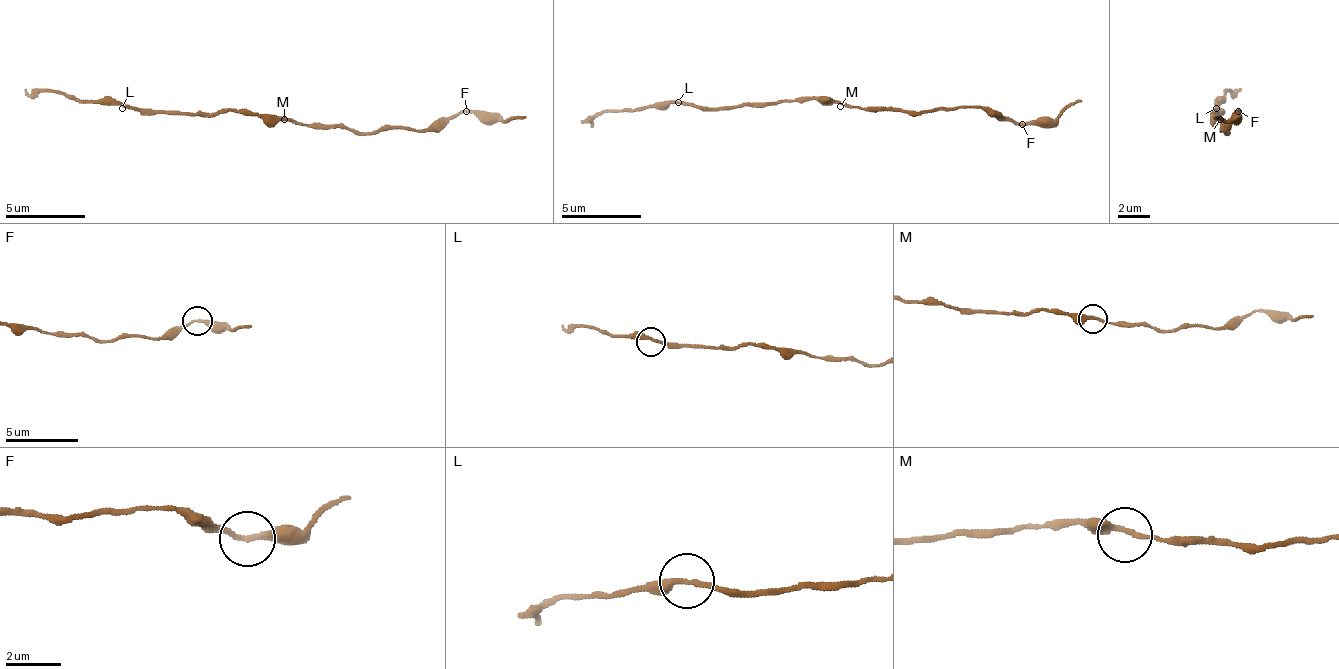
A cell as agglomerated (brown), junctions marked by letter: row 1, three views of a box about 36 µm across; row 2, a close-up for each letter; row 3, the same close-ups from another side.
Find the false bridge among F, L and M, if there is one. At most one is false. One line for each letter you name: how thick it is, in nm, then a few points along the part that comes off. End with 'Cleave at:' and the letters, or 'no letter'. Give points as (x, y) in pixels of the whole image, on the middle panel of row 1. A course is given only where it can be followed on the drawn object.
F: calibre 200 nm; course (1023, 125), (1051, 125), (1083, 102)
Cleave at: F

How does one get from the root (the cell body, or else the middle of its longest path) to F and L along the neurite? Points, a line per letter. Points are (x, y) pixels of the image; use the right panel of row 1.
F: (1216, 119), (1227, 131), (1220, 127), (1220, 131), (1239, 112)
L: (1216, 119), (1212, 115), (1216, 112), (1224, 112), (1216, 108)

